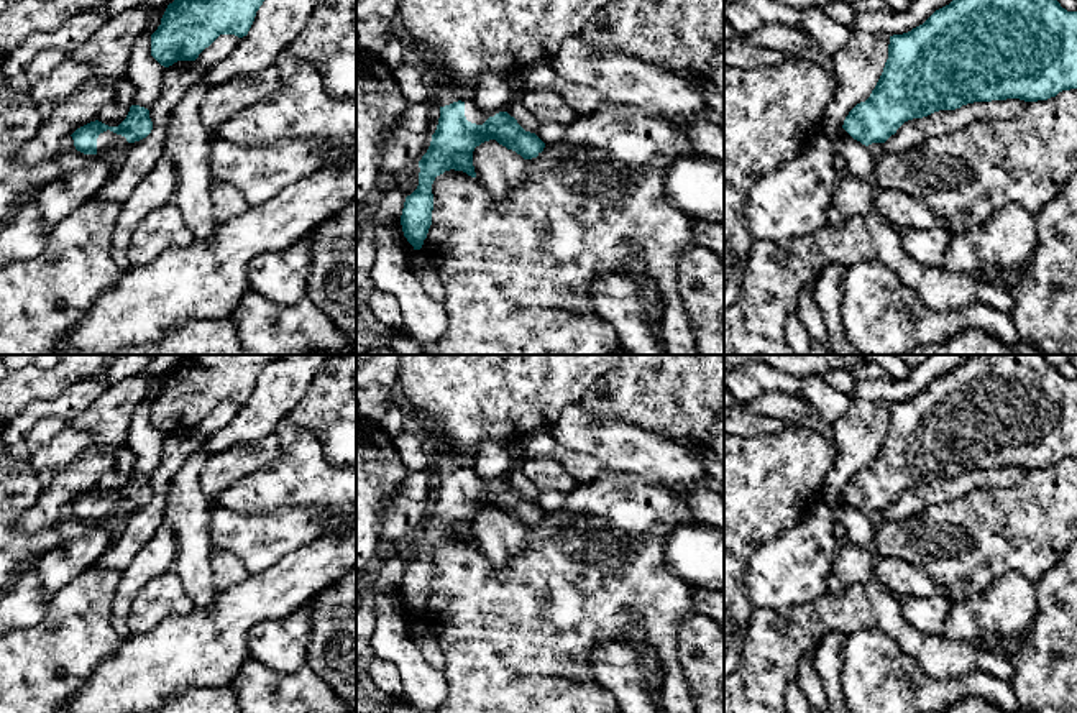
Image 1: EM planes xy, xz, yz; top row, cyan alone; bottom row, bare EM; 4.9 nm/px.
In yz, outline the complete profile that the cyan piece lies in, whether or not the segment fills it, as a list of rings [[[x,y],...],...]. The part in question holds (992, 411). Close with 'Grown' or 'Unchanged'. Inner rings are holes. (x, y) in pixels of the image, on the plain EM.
[[[967,355],[923,393],[890,404],[883,440],[865,470],[857,472],[842,496],[868,514],[885,511],[908,488],[974,470],[1020,467],[1038,470],[1077,457],[1077,380],[1067,380],[1043,355]]]. Unchanged

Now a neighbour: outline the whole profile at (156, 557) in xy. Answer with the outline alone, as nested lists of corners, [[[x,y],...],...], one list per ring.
[[[161,524],[156,534],[121,572],[121,580],[112,606],[112,626],[123,639],[131,634],[128,628],[128,611],[135,596],[154,577],[171,572],[176,555],[177,539],[174,531]]]

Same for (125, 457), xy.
[[[126,445],[118,447],[115,450],[115,457],[117,457],[117,468],[115,470],[121,472],[123,475],[135,473],[136,455],[130,447],[126,447]]]

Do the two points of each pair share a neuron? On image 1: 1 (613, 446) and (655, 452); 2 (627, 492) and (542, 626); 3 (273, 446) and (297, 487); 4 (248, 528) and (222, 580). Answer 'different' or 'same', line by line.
1: same
2: same
3: different
4: different

